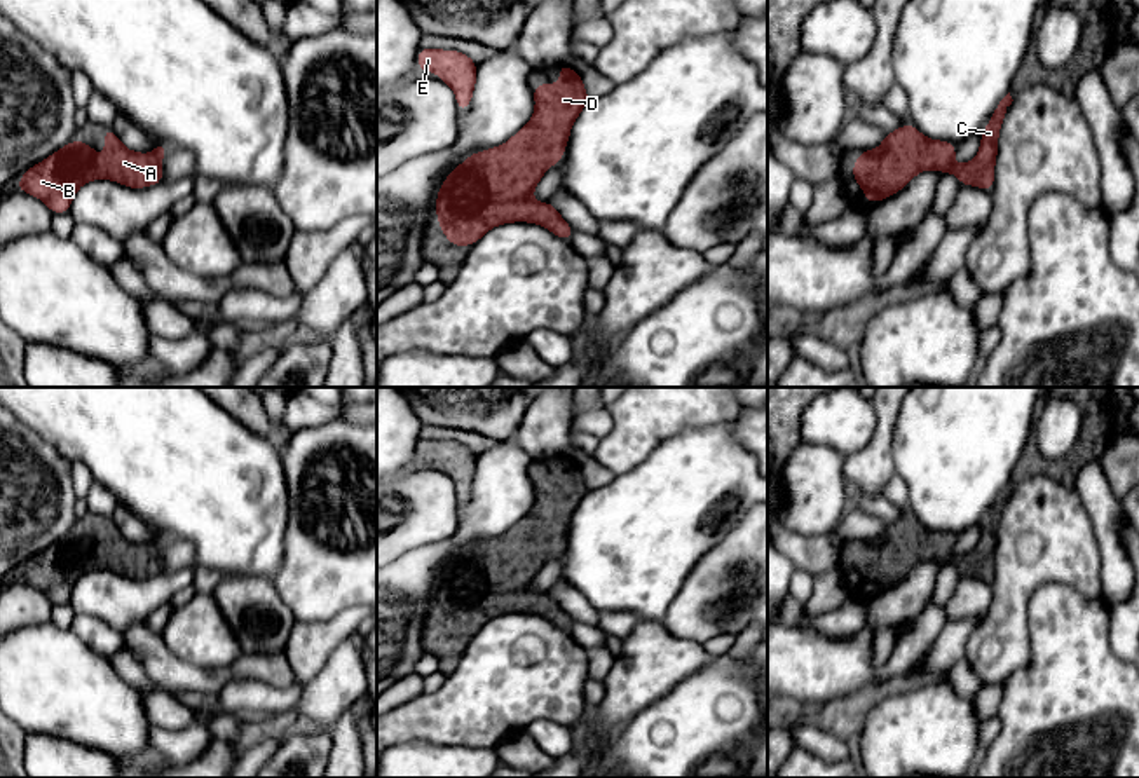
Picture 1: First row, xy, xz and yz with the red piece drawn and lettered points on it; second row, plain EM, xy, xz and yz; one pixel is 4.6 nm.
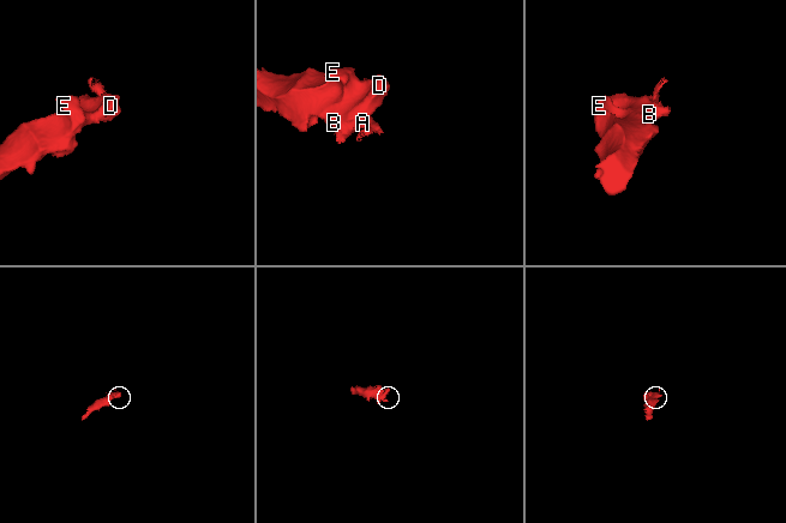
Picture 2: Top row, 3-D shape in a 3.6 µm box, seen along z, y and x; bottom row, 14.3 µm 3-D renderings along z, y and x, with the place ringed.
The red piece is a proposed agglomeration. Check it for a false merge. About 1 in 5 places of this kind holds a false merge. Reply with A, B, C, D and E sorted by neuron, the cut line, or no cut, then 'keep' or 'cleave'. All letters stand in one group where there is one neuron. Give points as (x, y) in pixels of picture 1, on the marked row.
A B C D E | no cut | keep

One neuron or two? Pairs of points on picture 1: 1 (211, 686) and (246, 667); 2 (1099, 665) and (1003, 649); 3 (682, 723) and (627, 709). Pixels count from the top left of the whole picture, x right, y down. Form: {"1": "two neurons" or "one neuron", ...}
{"1": "one neuron", "2": "two neurons", "3": "two neurons"}

